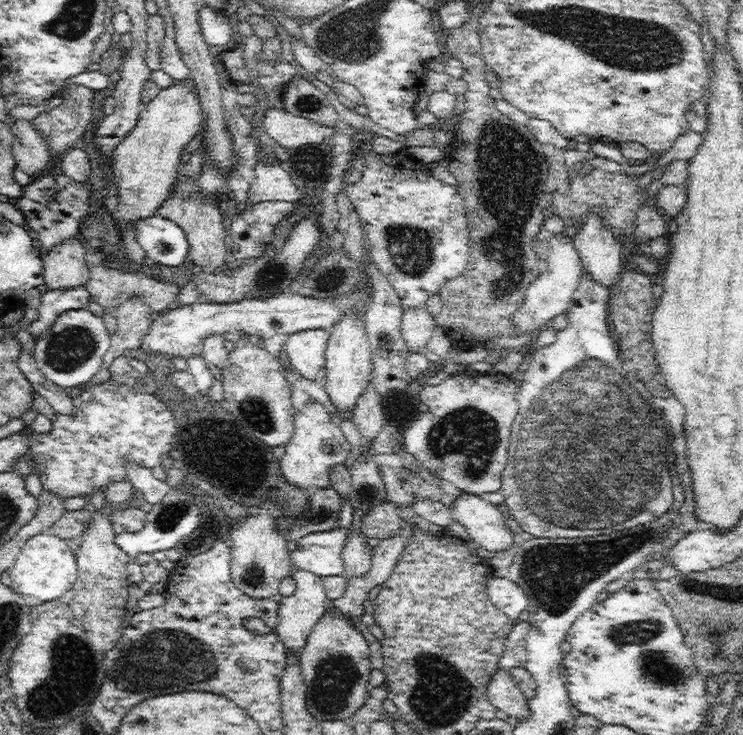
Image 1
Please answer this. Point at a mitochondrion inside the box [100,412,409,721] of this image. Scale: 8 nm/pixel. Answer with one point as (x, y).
(149, 666)

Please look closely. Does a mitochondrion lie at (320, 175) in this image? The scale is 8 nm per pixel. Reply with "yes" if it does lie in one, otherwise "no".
no

